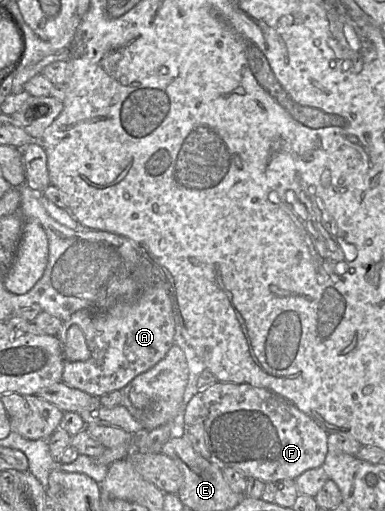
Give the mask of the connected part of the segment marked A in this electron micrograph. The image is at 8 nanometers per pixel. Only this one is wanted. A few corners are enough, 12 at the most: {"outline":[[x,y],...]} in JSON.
{"outline":[[168,284],[79,310],[62,382],[121,391],[175,344]]}

